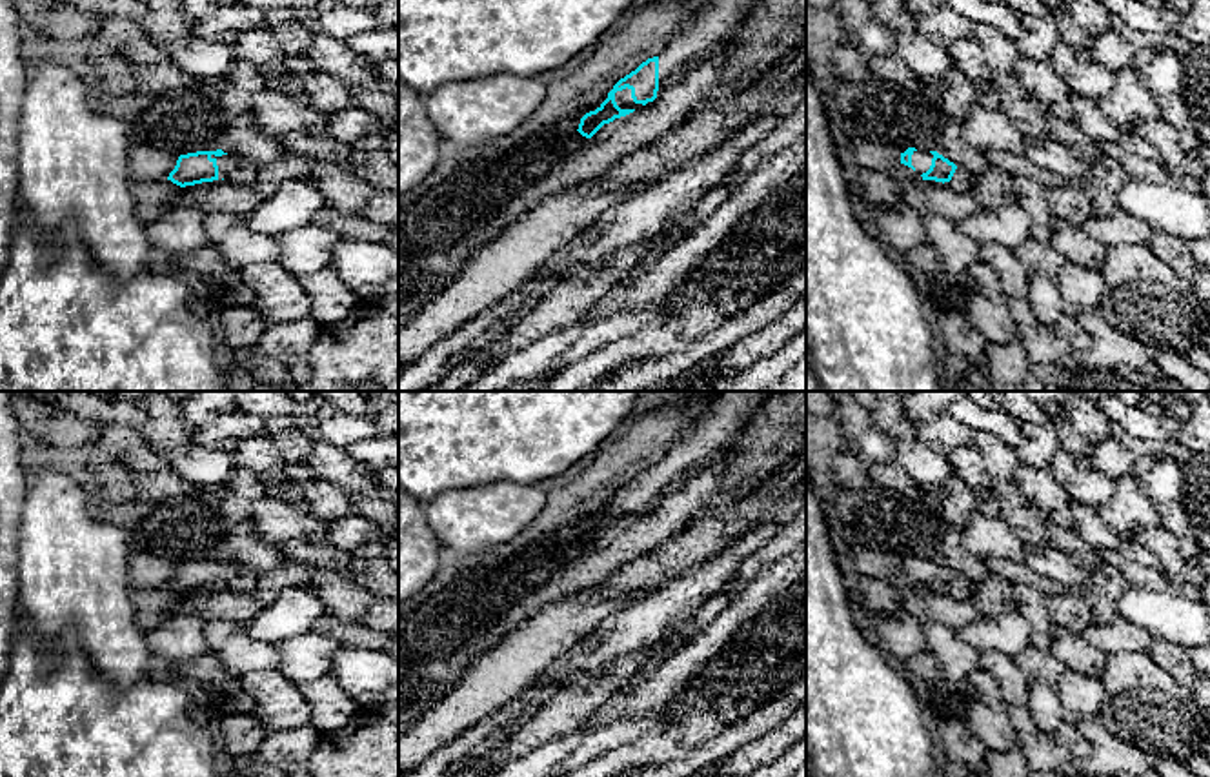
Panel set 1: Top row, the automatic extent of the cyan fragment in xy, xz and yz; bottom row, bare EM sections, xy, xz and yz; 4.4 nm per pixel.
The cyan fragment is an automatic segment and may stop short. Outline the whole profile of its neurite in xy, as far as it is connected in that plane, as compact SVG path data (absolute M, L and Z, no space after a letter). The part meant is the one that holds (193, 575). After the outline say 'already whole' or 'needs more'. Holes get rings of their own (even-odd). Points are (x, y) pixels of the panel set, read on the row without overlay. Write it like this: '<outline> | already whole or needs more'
M222 557L197 559L180 562L167 588L180 595L222 586L237 593L255 593L258 577L258 571L227 562Z | needs more

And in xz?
M721 391L706 415L682 431L657 464L620 486L608 506L580 526L577 539L591 546L604 531L657 510L702 469L721 462L770 393Z | needs more

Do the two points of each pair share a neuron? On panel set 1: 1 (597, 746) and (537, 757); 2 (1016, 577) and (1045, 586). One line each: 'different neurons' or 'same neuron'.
1: same neuron
2: same neuron

